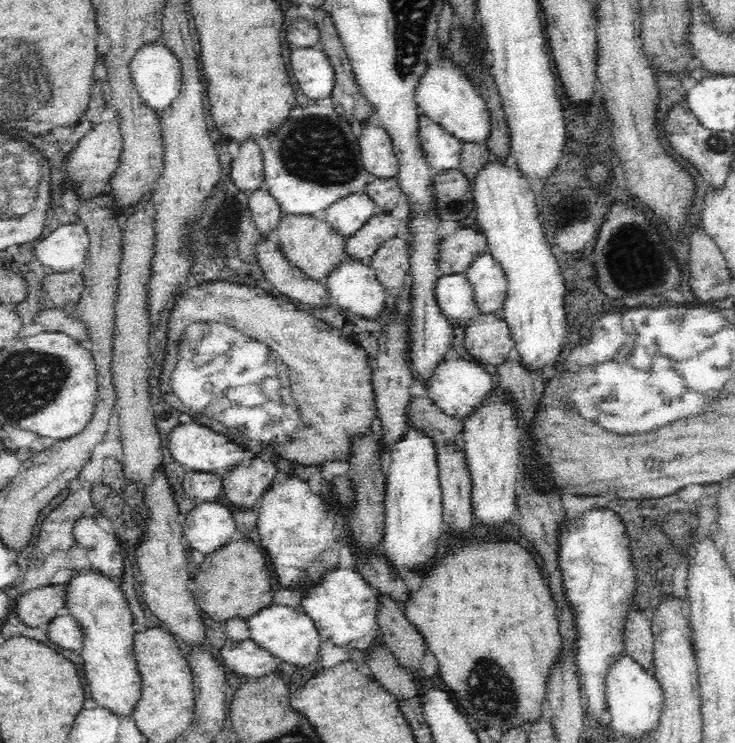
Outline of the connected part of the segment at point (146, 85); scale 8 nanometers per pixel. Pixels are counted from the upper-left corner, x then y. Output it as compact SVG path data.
M161 39L140 46L132 57L129 69L136 88L148 107L161 113L178 98L183 83L181 62L170 47L161 42Z

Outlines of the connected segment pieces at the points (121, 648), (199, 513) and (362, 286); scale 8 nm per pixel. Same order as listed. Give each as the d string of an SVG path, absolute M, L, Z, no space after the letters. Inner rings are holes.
M91 567L78 571L67 584L65 608L84 629L80 652L90 696L96 700L98 707L107 708L119 717L132 717L142 694L141 674L133 654L134 618L125 594L120 590L120 583L96 573Z
M222 498L214 502L197 502L182 525L189 551L197 550L203 555L224 546L237 534L235 518Z
M345 255L336 266L328 272L328 276L322 281L328 291L328 302L333 307L347 310L348 313L356 314L368 320L383 318L386 308L385 298L388 294L377 279L375 270L369 262Z

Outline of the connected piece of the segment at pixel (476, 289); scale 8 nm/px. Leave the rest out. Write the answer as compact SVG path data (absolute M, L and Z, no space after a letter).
M490 253L482 254L465 270L481 314L501 313L507 292L507 278L501 264Z

